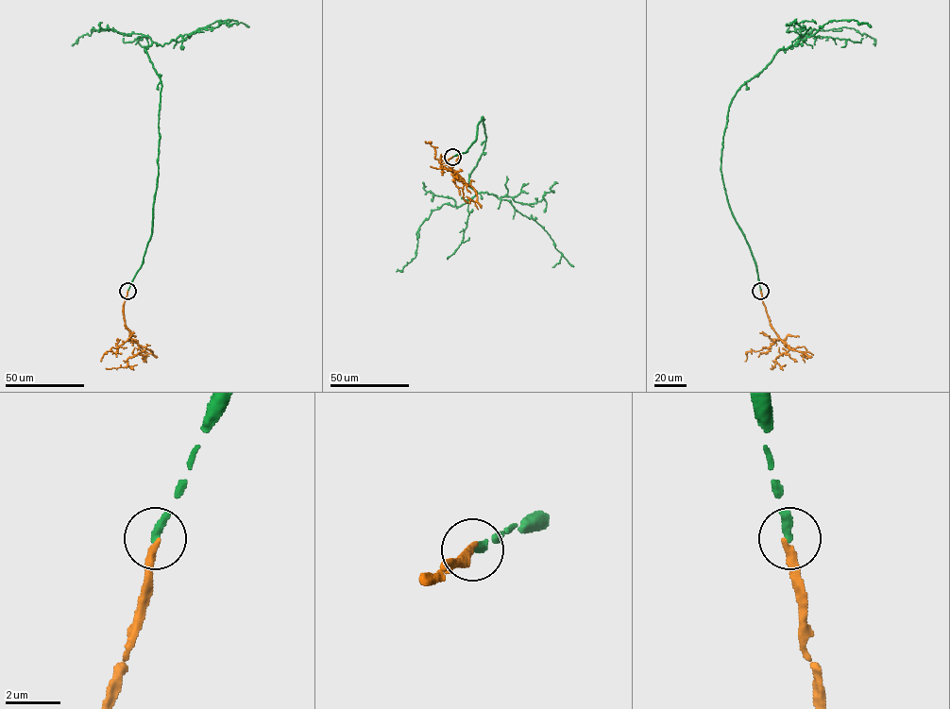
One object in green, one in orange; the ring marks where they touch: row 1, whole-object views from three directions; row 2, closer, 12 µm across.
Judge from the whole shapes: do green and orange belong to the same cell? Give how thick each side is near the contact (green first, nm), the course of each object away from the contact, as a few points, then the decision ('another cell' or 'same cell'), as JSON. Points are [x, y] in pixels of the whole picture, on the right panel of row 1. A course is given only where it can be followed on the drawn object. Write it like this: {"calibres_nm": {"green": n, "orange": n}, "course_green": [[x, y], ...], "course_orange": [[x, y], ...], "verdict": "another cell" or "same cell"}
{"calibres_nm": {"green": 320, "orange": 240}, "course_green": [[760, 290], [720, 170], [730, 102], [779, 50], [813, 29], [854, 28], [873, 38], [875, 45]], "course_orange": [[760, 290], [771, 327], [788, 346], [770, 368]], "verdict": "same cell"}

